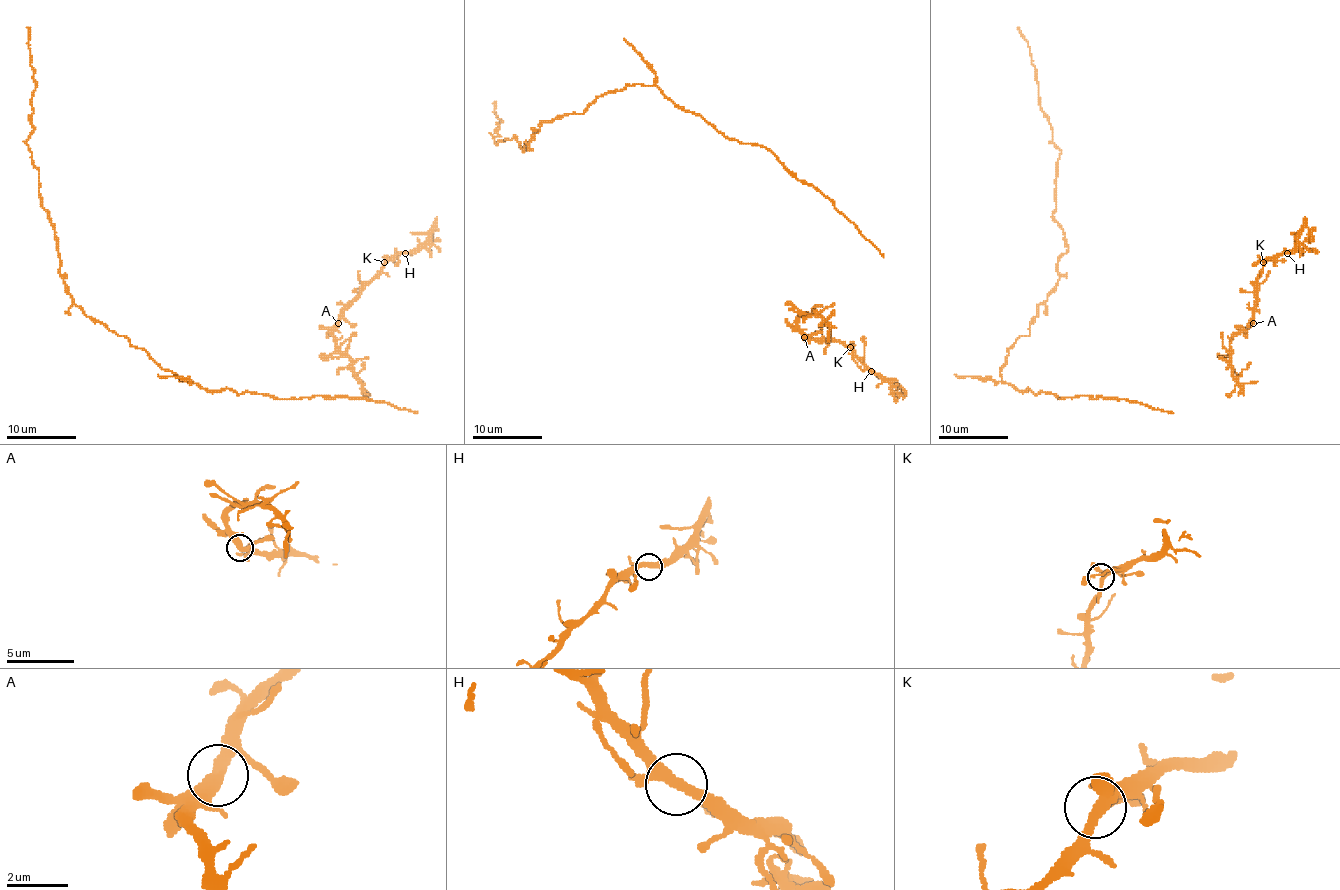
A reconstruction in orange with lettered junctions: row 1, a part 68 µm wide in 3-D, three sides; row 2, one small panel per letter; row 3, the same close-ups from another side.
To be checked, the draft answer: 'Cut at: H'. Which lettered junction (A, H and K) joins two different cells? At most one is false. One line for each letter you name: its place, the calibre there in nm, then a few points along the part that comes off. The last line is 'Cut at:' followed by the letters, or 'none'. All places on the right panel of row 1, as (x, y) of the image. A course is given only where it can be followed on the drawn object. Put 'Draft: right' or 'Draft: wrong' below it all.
Cut at: none
Draft: wrong

